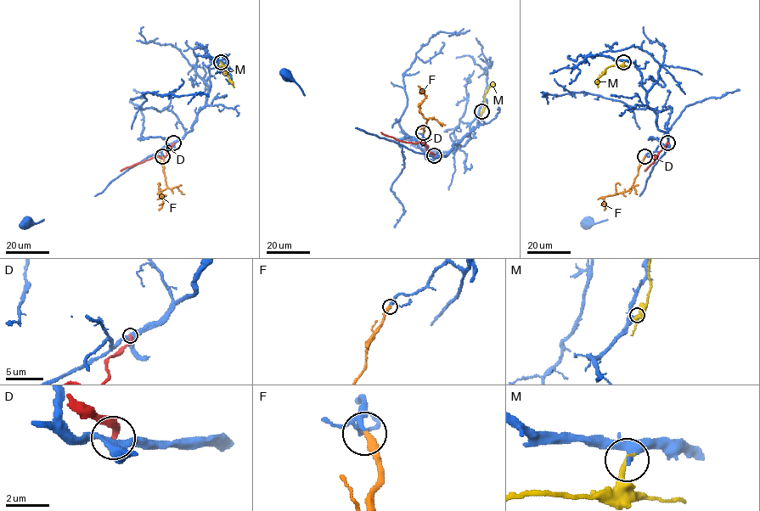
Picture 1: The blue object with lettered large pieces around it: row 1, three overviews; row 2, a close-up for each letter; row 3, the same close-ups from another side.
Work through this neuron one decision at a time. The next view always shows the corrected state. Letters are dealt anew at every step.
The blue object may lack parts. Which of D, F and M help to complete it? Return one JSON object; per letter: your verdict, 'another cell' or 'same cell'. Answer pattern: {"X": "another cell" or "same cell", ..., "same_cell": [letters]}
{"D": "another cell", "F": "same cell", "M": "another cell", "same_cell": ["F"]}

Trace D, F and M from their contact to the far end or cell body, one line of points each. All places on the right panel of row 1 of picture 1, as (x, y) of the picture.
D: (667, 143), (644, 171)
F: (644, 157), (632, 188), (605, 196), (604, 210)
M: (623, 62), (620, 65), (605, 69), (598, 79), (598, 87)

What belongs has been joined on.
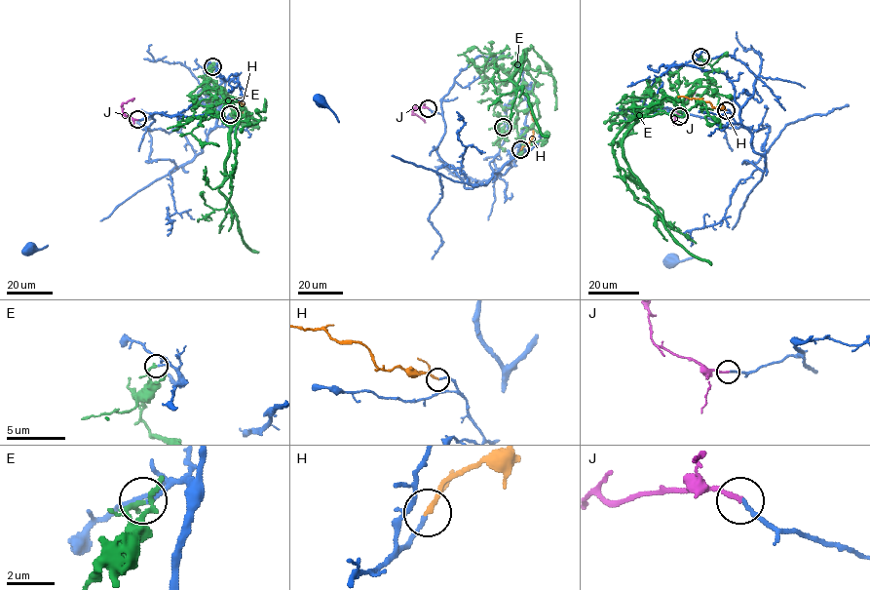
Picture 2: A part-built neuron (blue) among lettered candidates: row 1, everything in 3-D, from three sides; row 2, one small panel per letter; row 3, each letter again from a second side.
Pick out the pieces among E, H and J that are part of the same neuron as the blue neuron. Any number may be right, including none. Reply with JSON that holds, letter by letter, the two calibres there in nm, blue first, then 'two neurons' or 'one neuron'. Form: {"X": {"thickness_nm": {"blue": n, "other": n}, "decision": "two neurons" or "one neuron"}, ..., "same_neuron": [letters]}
{"E": {"thickness_nm": {"blue": 160, "other": 220}, "decision": "two neurons"}, "H": {"thickness_nm": {"blue": 180, "other": 130}, "decision": "one neuron"}, "J": {"thickness_nm": {"blue": 190, "other": 190}, "decision": "one neuron"}, "same_neuron": ["H", "J"]}

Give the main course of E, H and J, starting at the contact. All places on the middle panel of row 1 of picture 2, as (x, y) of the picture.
E: (503, 127), (501, 137), (516, 126), (512, 76), (520, 58), (510, 80), (528, 98), (539, 132), (548, 137)
H: (520, 149), (534, 133), (529, 107)
J: (429, 108), (413, 108), (413, 114), (425, 122)

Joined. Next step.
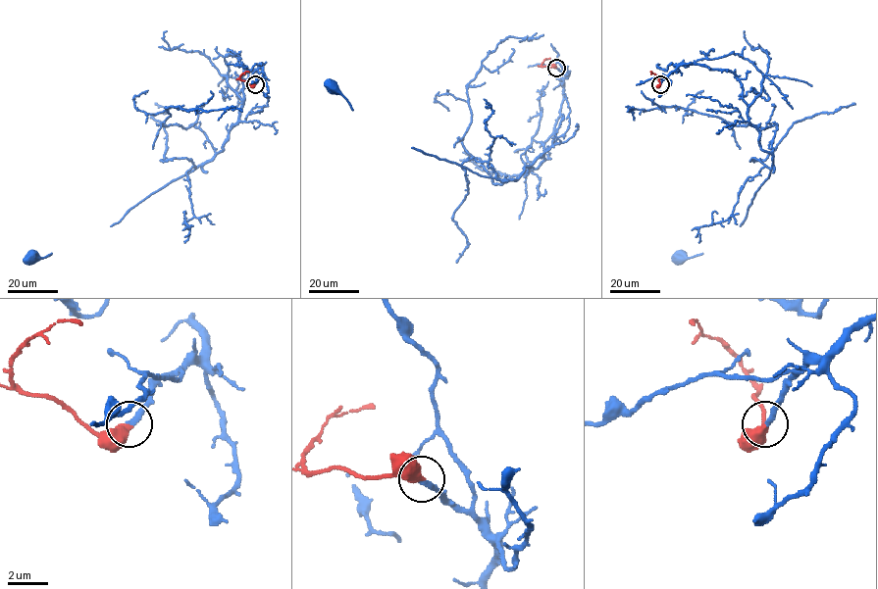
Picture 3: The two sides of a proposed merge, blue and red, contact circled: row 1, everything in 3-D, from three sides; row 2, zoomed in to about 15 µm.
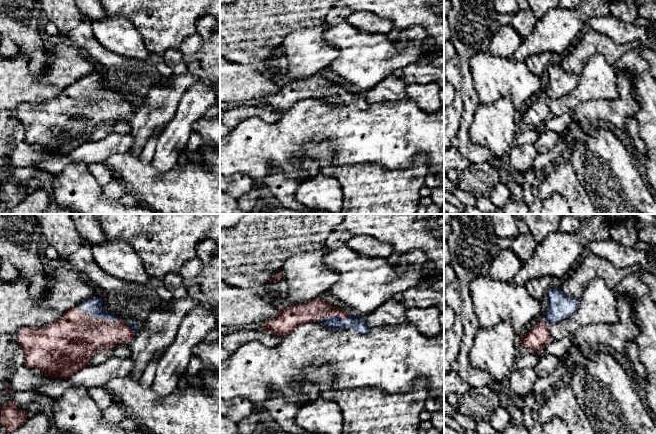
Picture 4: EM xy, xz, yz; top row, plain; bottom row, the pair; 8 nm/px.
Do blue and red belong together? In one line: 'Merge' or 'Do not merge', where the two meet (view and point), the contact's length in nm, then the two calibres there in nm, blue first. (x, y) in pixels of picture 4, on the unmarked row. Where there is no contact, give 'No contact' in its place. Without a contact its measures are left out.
Merge. Touches blue at xy (106, 94). Shared border 190 nm. Thickness 130 nm (blue) against 340 nm

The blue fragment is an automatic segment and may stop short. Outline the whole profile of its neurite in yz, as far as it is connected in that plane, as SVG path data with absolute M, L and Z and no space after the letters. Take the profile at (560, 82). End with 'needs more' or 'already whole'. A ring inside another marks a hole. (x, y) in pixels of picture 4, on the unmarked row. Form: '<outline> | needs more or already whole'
M550 64L547 72L547 89L533 102L530 108L519 113L521 122L528 128L536 129L548 120L551 117L548 102L566 95L578 84L579 75L566 72L561 64Z | needs more

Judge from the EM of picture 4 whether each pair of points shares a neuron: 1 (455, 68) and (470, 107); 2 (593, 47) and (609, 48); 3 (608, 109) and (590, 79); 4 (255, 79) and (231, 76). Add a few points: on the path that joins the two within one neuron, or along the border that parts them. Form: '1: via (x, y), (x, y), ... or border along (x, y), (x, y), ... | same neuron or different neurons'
1: border along (458, 59), (461, 65), (461, 100), (464, 105) | different neurons
2: via (597, 47), (605, 47) | same neuron
3: border along (617, 81), (615, 99), (592, 99), (579, 105) | different neurons
4: via (249, 79), (237, 79) | same neuron

